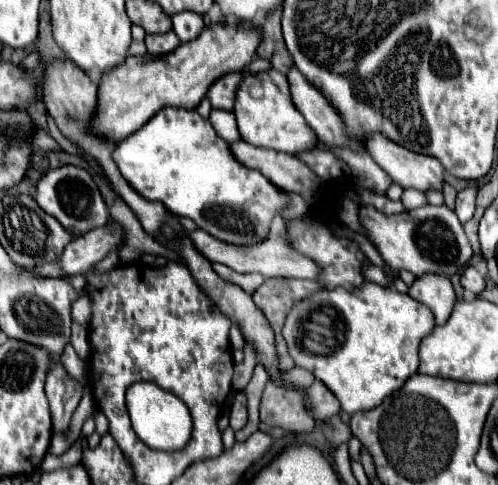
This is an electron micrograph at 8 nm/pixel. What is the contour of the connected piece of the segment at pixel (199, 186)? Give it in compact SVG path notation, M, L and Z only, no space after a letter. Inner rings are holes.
M166 106L156 112L140 130L130 134L114 150L114 160L122 176L146 200L160 200L174 216L192 218L198 228L228 244L260 244L268 238L270 222L276 214L288 208L288 194L274 188L260 172L244 168L230 150L230 144L220 138L210 120L202 118L196 110Z

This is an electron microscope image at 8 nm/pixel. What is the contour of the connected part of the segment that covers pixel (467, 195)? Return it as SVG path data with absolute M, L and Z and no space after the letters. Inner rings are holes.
M466 188L458 192L456 196L456 216L462 224L466 224L474 214L474 200L476 200L476 188Z

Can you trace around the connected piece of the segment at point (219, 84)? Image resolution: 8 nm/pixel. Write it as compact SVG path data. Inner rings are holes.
M230 72L230 74L224 74L220 80L216 80L216 84L212 84L212 88L208 90L212 108L232 110L236 102L236 90L242 80L244 80L242 72Z

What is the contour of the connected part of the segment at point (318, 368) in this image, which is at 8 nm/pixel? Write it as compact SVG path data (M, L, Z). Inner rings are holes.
M364 282L354 290L324 290L296 304L284 324L284 338L294 362L312 370L314 376L336 394L342 410L354 414L382 404L384 398L400 390L404 382L416 374L418 344L434 326L434 314L426 304L416 302L408 294L400 294L394 288ZM302 320L320 326L322 340L328 340L328 354L318 356L302 348Z

